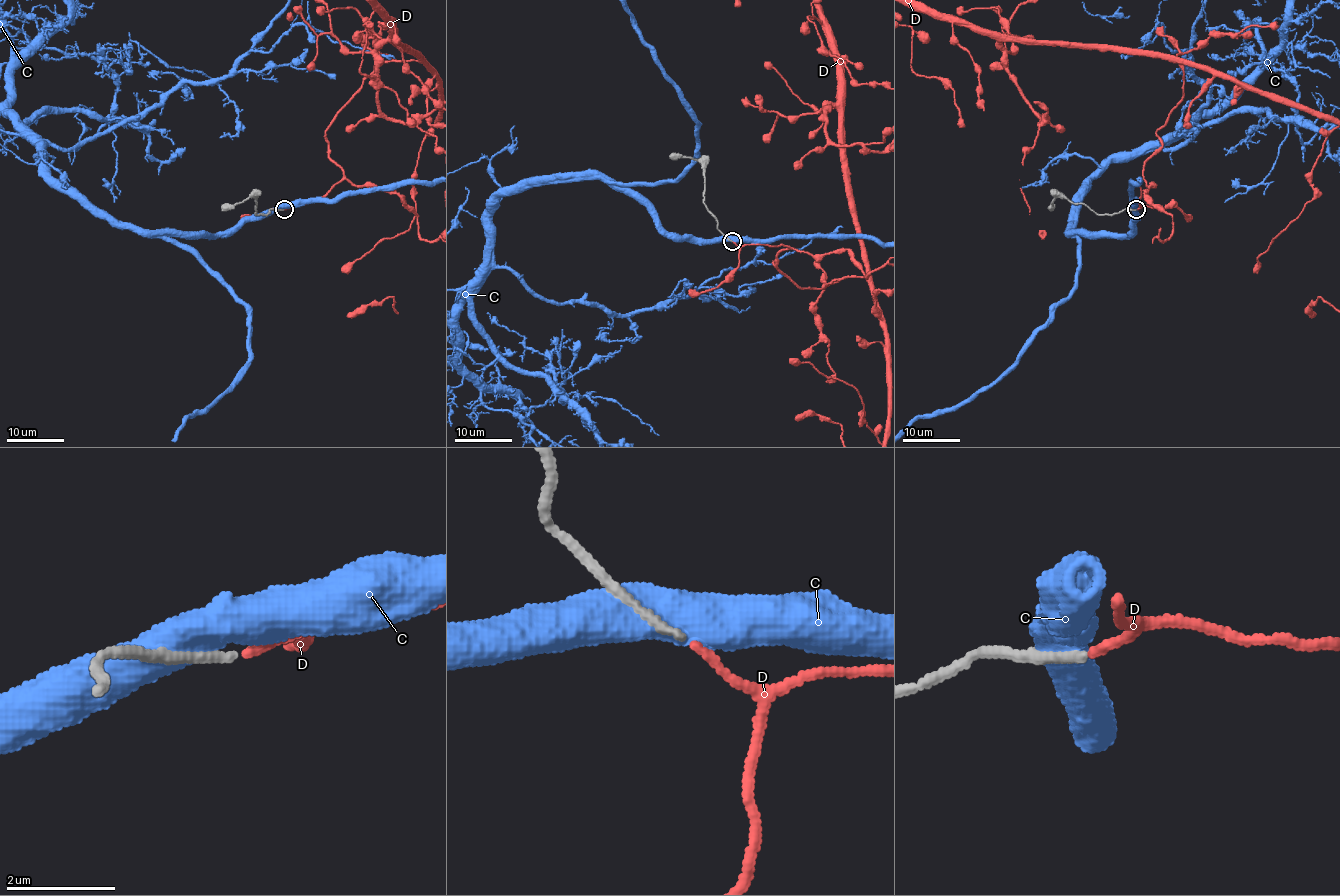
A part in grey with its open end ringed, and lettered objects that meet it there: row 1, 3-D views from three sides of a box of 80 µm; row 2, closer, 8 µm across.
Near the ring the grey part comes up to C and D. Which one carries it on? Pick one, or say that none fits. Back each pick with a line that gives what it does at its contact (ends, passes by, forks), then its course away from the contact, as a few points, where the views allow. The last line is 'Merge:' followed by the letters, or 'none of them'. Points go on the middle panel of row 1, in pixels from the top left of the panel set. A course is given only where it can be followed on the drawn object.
D: it ends
Merge: D

